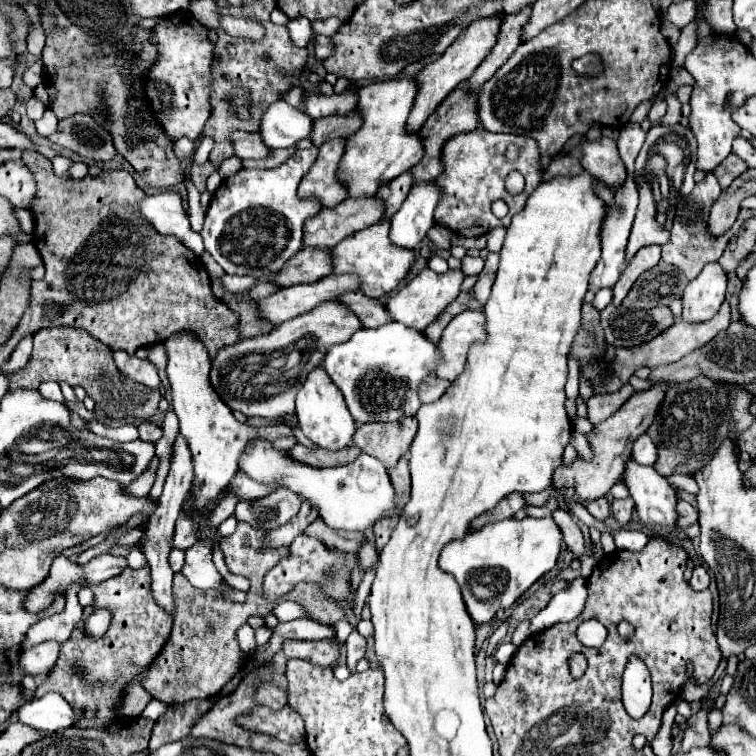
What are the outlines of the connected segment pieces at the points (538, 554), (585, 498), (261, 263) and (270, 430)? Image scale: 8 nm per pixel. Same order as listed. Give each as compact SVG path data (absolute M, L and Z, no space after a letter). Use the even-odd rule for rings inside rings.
M510 518L488 524L482 530L474 530L470 532L470 536L466 536L466 540L456 540L454 544L446 544L438 564L442 566L442 570L456 576L472 620L476 624L484 624L490 622L500 608L510 608L542 574L550 572L556 566L562 542L564 542L564 534L554 522L554 518L524 518L524 520ZM490 568L504 572L508 576L506 586L510 580L512 588L508 590L504 588L500 596L494 596L490 600L478 600L470 590L468 578L478 574L480 570L490 570Z
M660 382L654 384L648 390L636 392L634 396L630 396L626 400L626 404L612 414L608 420L604 420L602 424L596 426L594 434L590 436L590 444L594 450L594 460L592 462L584 462L584 460L576 460L572 466L560 466L558 472L554 472L554 486L566 486L566 494L562 496L562 506L566 508L568 500L580 500L580 504L586 504L594 498L600 498L604 494L608 494L608 490L616 484L616 480L620 478L620 474L626 468L626 462L632 460L632 444L638 436L646 434L646 430L650 428L650 424L656 420L660 406L666 398L670 384L668 382Z
M312 146L308 150L296 150L296 154L290 160L286 160L276 168L268 168L268 170L242 168L232 178L222 180L220 188L214 192L214 198L206 210L206 220L200 236L204 238L204 248L230 276L246 276L246 274L254 276L254 270L278 272L302 248L304 222L322 210L322 204L316 196L308 196L308 198L298 196L298 186L314 166L316 158L318 158L318 148Z
M178 332L163 342L168 354L166 374L172 386L172 408L180 418L180 434L188 440L192 456L194 456L194 484L192 484L192 500L196 510L204 510L210 500L214 500L232 480L238 470L240 454L248 440L256 436L264 436L268 440L276 438L294 438L294 430L288 424L274 426L246 426L238 422L230 408L226 408L224 400L216 394L210 384L210 368L212 360L194 332Z

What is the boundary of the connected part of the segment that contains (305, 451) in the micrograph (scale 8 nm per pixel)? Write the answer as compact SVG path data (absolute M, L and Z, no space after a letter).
M296 444L294 448L288 450L288 454L292 460L312 466L312 468L334 468L334 466L344 466L356 460L360 454L360 448L348 446L338 452L332 452L332 450L322 450L322 448L312 450L312 448L306 448L304 444Z

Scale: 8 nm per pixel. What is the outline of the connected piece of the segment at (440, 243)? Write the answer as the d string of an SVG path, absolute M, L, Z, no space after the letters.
M436 224L430 232L428 238L438 246L438 248L450 248L450 238L454 236L454 232L450 228L444 228L440 224Z

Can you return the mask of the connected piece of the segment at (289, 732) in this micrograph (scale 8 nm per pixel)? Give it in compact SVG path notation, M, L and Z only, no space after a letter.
M256 706L248 718L238 718L238 724L262 734L272 734L274 738L290 744L304 740L304 720L290 706L284 706L282 710Z

